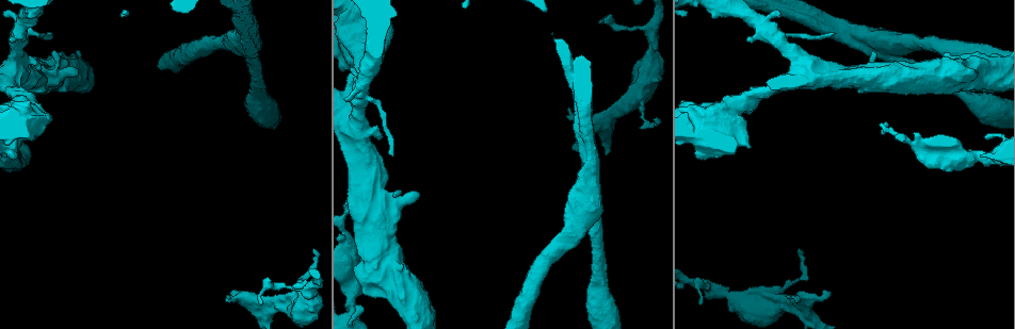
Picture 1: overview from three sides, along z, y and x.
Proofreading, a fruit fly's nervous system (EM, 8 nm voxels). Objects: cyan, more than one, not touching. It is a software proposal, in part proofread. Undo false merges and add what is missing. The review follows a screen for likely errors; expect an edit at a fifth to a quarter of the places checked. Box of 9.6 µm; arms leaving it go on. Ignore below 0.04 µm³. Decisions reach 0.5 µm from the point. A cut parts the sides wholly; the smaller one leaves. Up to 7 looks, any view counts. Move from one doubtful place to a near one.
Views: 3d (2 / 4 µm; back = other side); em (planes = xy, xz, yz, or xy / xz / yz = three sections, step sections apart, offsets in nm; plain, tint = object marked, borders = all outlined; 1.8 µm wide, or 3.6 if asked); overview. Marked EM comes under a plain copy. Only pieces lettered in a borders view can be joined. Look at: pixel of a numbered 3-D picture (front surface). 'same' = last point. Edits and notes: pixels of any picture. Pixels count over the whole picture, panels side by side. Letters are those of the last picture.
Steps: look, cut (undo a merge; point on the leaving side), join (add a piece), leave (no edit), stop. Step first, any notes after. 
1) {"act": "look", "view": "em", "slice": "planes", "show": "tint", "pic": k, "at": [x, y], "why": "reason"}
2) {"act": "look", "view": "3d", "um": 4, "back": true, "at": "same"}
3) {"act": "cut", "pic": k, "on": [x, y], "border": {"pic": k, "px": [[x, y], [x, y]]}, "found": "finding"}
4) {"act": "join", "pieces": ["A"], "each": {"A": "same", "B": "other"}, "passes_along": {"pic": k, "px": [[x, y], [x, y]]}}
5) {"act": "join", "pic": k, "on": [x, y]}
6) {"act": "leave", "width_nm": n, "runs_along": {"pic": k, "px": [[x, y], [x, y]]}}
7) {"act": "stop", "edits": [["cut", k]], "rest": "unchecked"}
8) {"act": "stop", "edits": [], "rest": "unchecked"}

{"act": "look", "view": "em", "slice": "planes", "show": "borders", "pic": 1, "at": [567, 110], "why": "free end"}

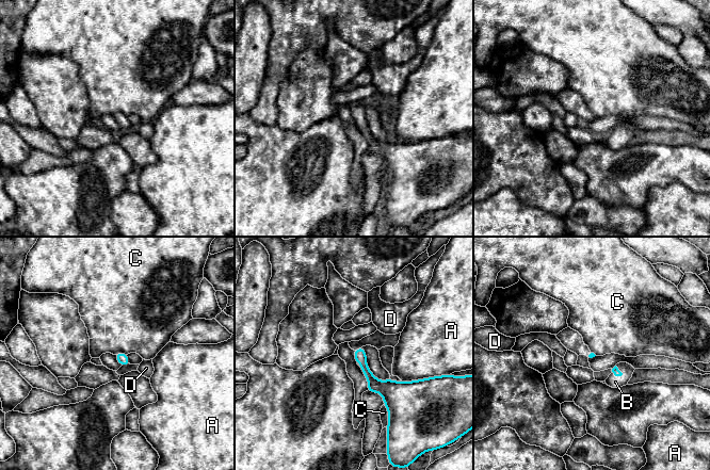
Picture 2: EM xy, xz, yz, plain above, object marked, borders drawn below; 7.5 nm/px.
{"act": "join", "pieces": ["B"], "each": {"A": "other", "B": "same", "C": "other", "D": "other"}, "passes_along": {"pic": 2, "px": [[615, 370], [619, 371], [615, 382]]}, "found": "the cell continues"}

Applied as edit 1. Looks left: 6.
{"act": "look", "view": "overview", "why": "see it whole again"}

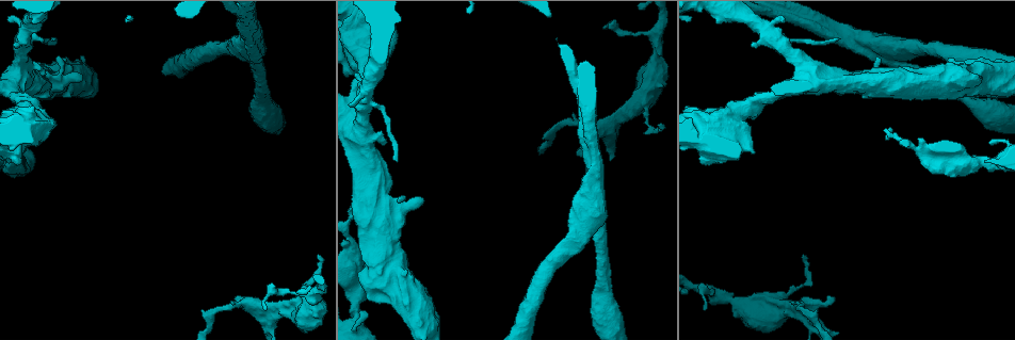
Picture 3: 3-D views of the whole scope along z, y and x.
{"act": "look", "view": "3d", "um": 4, "pic": 3, "at": [1002, 160], "why": "narrows sharply"}

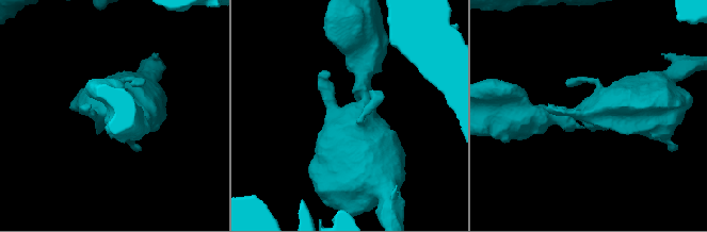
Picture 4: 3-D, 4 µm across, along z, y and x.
{"act": "look", "view": "em", "um": 3.6, "slice": "planes", "show": "borders", "pic": 4, "at": [587, 110]}

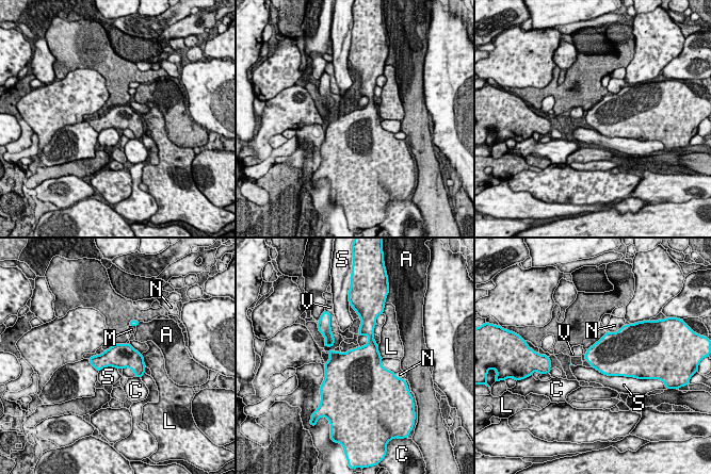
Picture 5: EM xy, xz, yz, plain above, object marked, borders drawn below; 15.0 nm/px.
{"act": "leave", "width_nm": 360, "each": {"A": "other", "C": "other", "L": "other", "M": "other", "N": "other", "S": "other", "V": "other"}, "border": {"pic": 5, "px": [[593, 366], [609, 375], [626, 376]]}, "found": "all the same cell"}

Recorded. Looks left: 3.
{"act": "look", "view": "em", "slice": "yz", "step": 4, "show": "borders", "pic": 3, "at": [890, 128], "why": "branch stops here"}

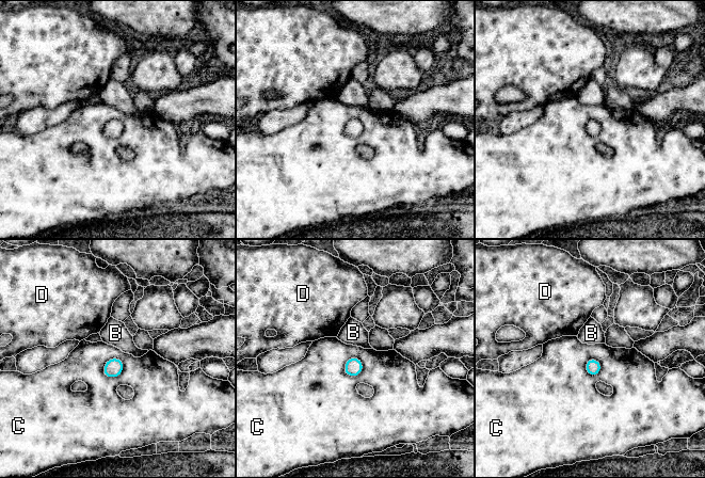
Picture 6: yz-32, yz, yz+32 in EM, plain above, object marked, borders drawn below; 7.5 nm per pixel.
{"act": "leave", "width_nm": 110, "longest_contact_nm": ["C", 180], "each": {"B": "other", "C": "other", "D": "other"}, "found": "no lettered piece goes on from it"}

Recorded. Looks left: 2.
{"act": "stop", "edits": [["join", 2]], "rest": "unchecked"}

